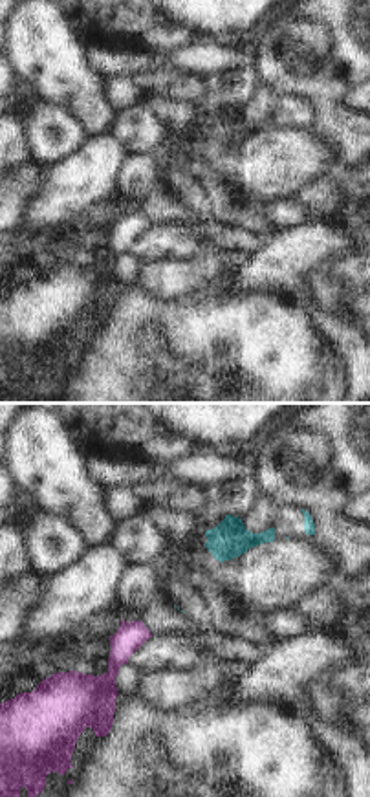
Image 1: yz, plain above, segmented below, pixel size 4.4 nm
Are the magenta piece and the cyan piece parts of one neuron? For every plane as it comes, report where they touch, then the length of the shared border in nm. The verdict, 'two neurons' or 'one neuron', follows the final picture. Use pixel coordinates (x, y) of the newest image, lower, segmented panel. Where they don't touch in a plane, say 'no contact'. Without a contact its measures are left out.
no contact

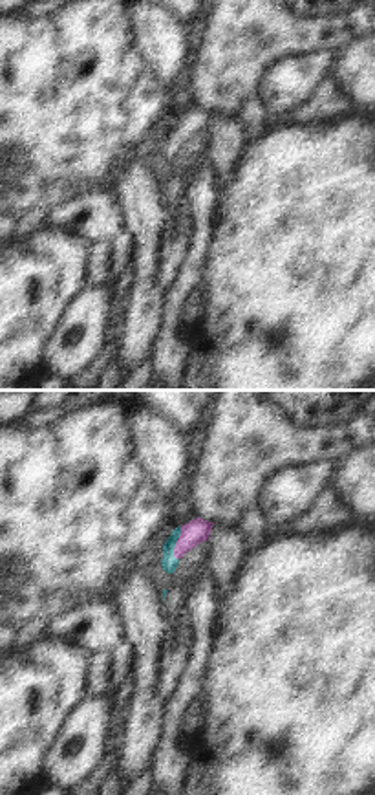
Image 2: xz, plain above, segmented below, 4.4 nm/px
contact (176, 544); length 150 nm

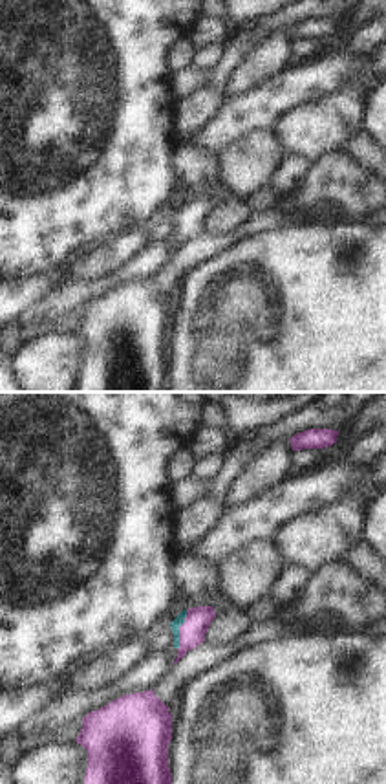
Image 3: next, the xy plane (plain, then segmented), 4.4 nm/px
contact (180, 631); length 170 nm

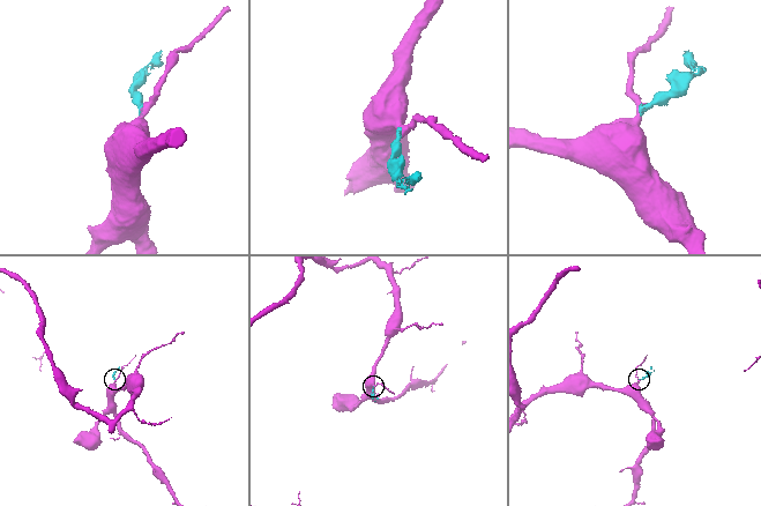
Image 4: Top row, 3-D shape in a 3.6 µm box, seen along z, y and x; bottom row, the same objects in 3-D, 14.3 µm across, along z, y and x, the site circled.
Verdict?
one neuron

